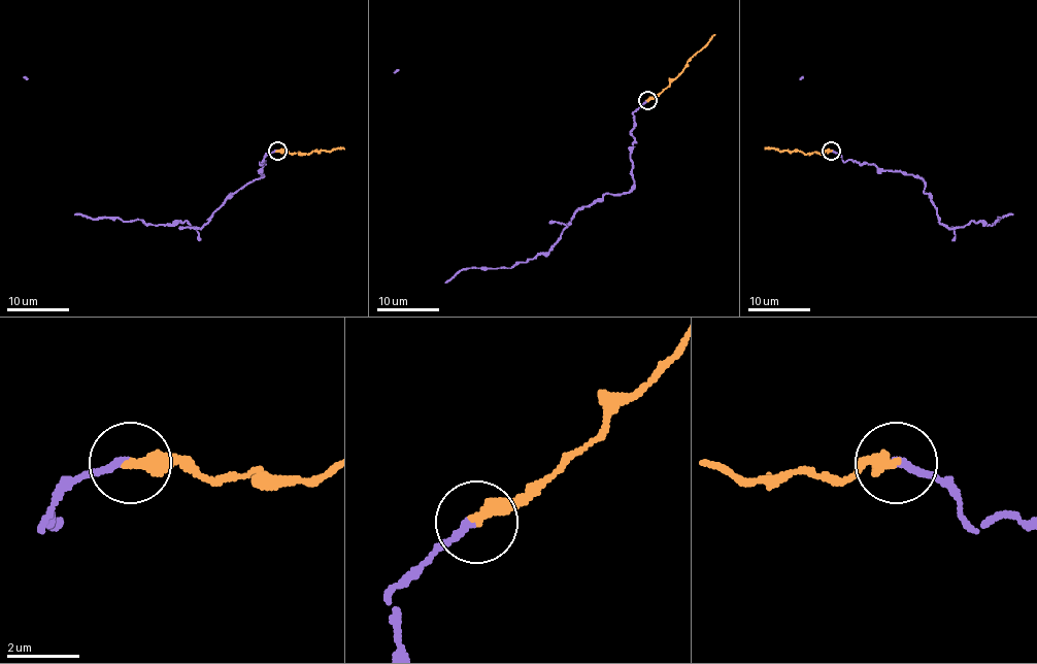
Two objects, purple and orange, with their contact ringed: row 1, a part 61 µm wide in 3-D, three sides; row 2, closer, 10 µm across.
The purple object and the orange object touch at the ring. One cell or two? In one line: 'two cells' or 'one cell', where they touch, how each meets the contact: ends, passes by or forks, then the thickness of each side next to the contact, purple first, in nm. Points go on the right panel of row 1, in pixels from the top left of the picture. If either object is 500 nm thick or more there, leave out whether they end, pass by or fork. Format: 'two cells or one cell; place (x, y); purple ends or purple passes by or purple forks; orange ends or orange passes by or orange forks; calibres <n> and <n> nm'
one cell; place (831, 151); purple ends; orange ends; calibres 200 and 360 nm

